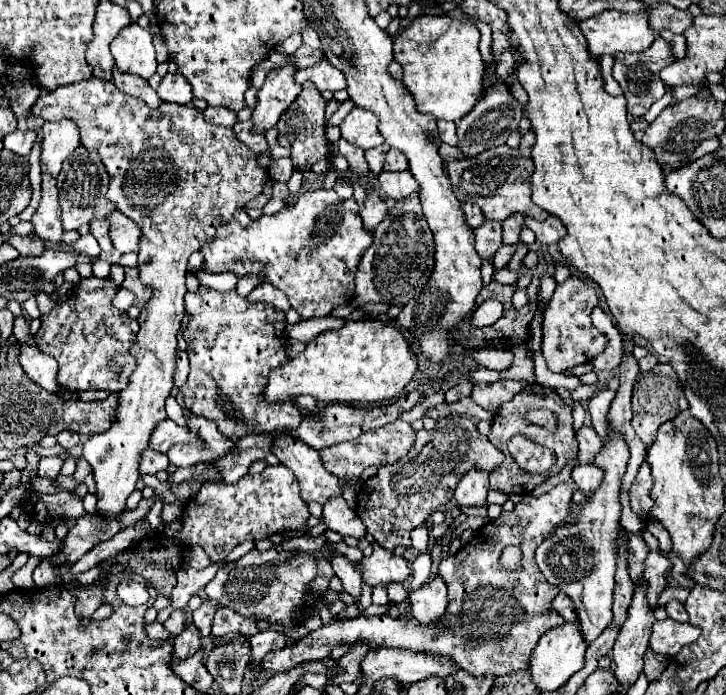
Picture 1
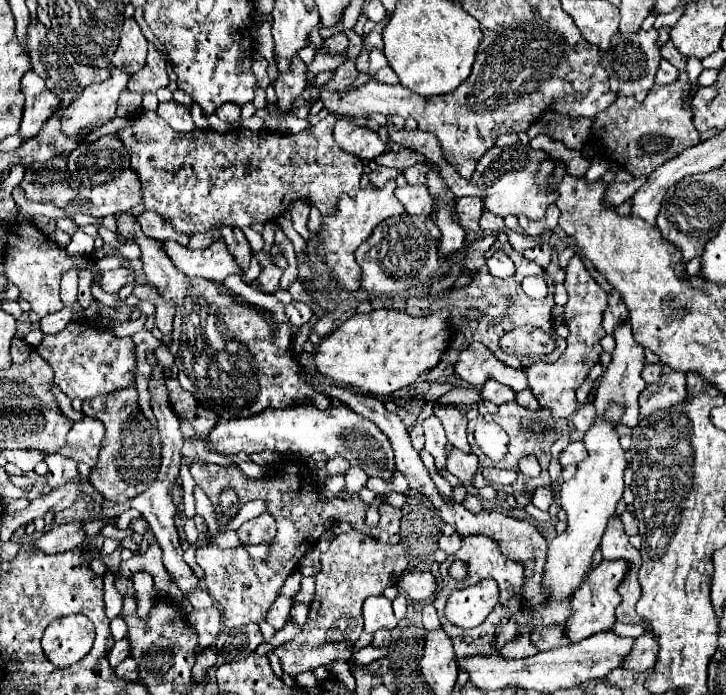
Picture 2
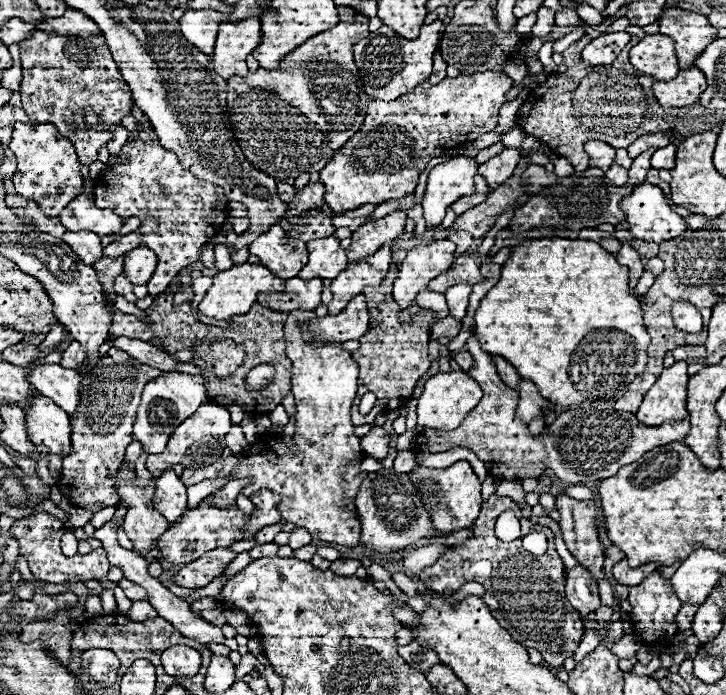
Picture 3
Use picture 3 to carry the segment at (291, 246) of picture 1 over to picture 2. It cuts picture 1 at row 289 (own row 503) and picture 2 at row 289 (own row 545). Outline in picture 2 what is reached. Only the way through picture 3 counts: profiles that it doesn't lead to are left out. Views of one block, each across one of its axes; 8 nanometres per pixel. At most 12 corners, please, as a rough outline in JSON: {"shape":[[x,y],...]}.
{"shape":[[394,182],[342,194],[322,218],[316,256],[338,288],[360,288],[356,248],[404,214]]}

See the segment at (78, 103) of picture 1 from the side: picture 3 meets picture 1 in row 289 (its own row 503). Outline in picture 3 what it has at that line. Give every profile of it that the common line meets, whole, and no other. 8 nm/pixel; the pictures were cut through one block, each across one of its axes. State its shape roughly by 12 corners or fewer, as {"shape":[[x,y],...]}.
{"shape":[[172,468],[158,478],[152,506],[168,522],[186,510],[186,486]]}

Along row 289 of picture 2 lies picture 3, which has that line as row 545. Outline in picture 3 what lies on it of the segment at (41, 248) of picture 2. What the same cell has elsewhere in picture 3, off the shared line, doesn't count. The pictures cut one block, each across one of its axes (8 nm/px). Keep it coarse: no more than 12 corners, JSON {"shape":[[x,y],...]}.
{"shape":[[46,512],[10,528],[36,582],[104,580],[102,548],[64,556],[64,524]]}

